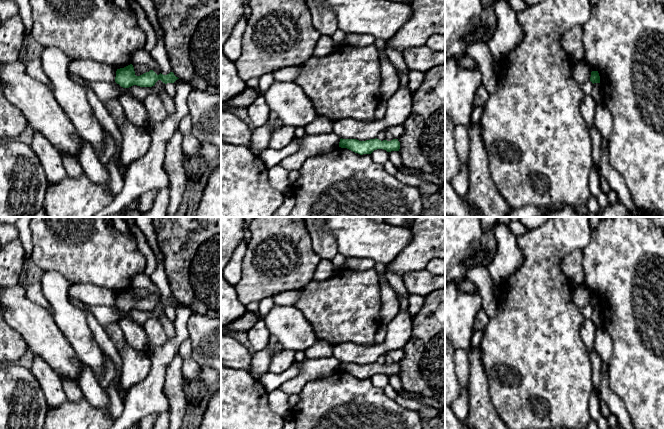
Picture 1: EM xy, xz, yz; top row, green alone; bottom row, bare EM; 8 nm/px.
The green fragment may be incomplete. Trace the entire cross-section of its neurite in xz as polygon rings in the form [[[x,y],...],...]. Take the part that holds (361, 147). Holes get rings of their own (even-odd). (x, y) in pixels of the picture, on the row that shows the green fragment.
[[[377,138],[370,139],[366,141],[359,141],[357,139],[340,139],[339,147],[347,148],[360,155],[371,154],[374,150],[383,149],[387,152],[399,151],[400,142],[398,139],[393,139],[391,141],[379,140]]]

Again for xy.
[[[132,64],[117,69],[115,82],[123,88],[129,88],[133,85],[140,87],[152,87],[158,80],[161,80],[163,83],[174,83],[178,77],[174,75],[173,72],[170,72],[167,75],[159,74],[157,75],[153,70],[146,72],[140,76],[135,75],[134,67]]]

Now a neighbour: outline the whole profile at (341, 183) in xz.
[[[338,147],[305,160],[297,172],[298,178],[289,187],[295,206],[288,217],[420,217],[425,201],[420,191],[388,174],[383,164],[375,163],[370,154],[360,155],[347,148]]]

